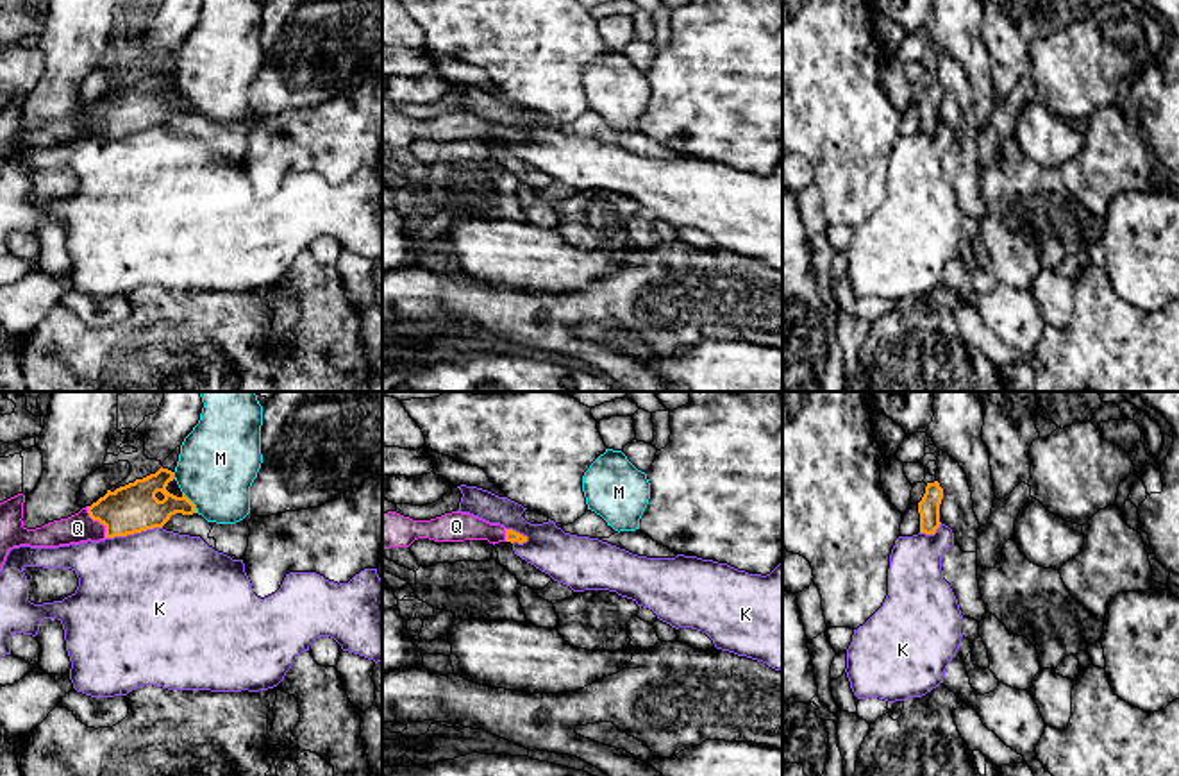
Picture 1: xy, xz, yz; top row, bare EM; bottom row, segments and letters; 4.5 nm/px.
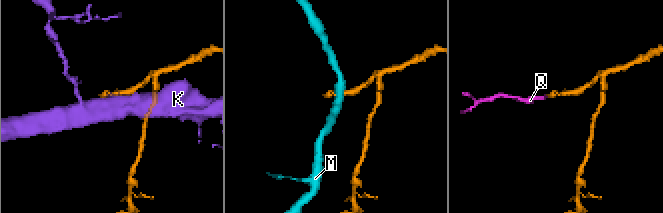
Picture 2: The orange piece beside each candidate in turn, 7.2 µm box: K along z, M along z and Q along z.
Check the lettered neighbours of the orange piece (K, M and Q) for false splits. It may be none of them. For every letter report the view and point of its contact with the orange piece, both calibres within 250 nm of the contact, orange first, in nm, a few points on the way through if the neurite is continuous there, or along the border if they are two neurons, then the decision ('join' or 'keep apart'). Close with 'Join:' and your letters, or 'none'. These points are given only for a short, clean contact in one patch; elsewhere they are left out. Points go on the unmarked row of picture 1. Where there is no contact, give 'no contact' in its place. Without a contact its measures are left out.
K: contact xy (133, 133); calibres 220 and 500 nm; keep apart
M: contact xy (192, 102); calibres 200 and 360 nm; border xy (183, 92), (197, 111); keep apart
Q: contact xy (99, 120); calibres 220 and 130 nm; way xy (133, 108), (99, 120), (77, 127); join
Join: Q

